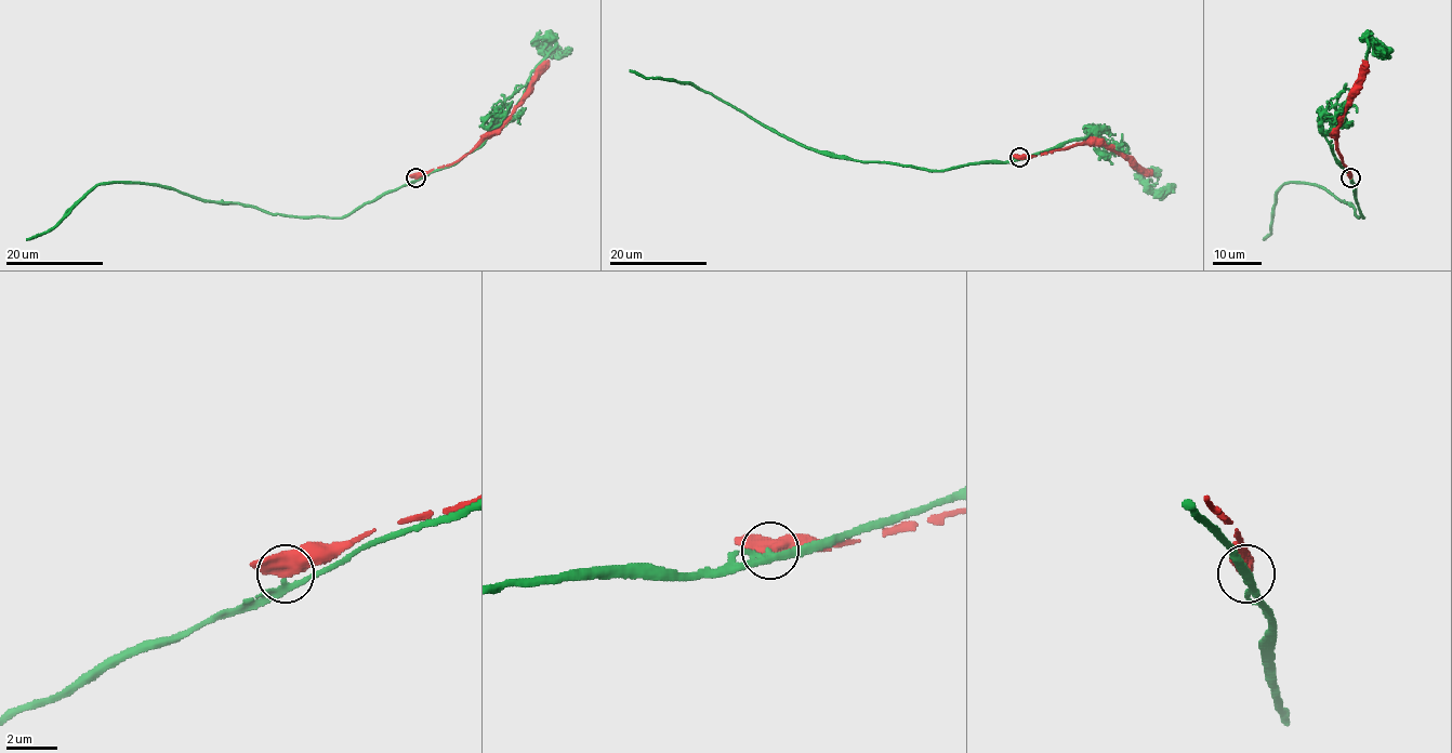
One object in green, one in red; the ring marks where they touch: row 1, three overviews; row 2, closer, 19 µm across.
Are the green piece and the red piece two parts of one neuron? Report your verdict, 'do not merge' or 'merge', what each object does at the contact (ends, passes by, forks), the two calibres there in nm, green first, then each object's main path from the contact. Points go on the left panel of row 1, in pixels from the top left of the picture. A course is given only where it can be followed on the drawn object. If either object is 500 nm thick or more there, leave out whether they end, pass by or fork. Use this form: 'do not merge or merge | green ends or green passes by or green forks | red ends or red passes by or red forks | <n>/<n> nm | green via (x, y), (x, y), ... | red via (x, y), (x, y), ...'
do not merge | 220/600 nm | green via (416, 179), (341, 218), (268, 214), (249, 206), (200, 200), (148, 183), (103, 182), (49, 229), (26, 239) | red via (416, 177), (449, 166), (488, 137), (511, 114), (532, 78), (548, 60)

